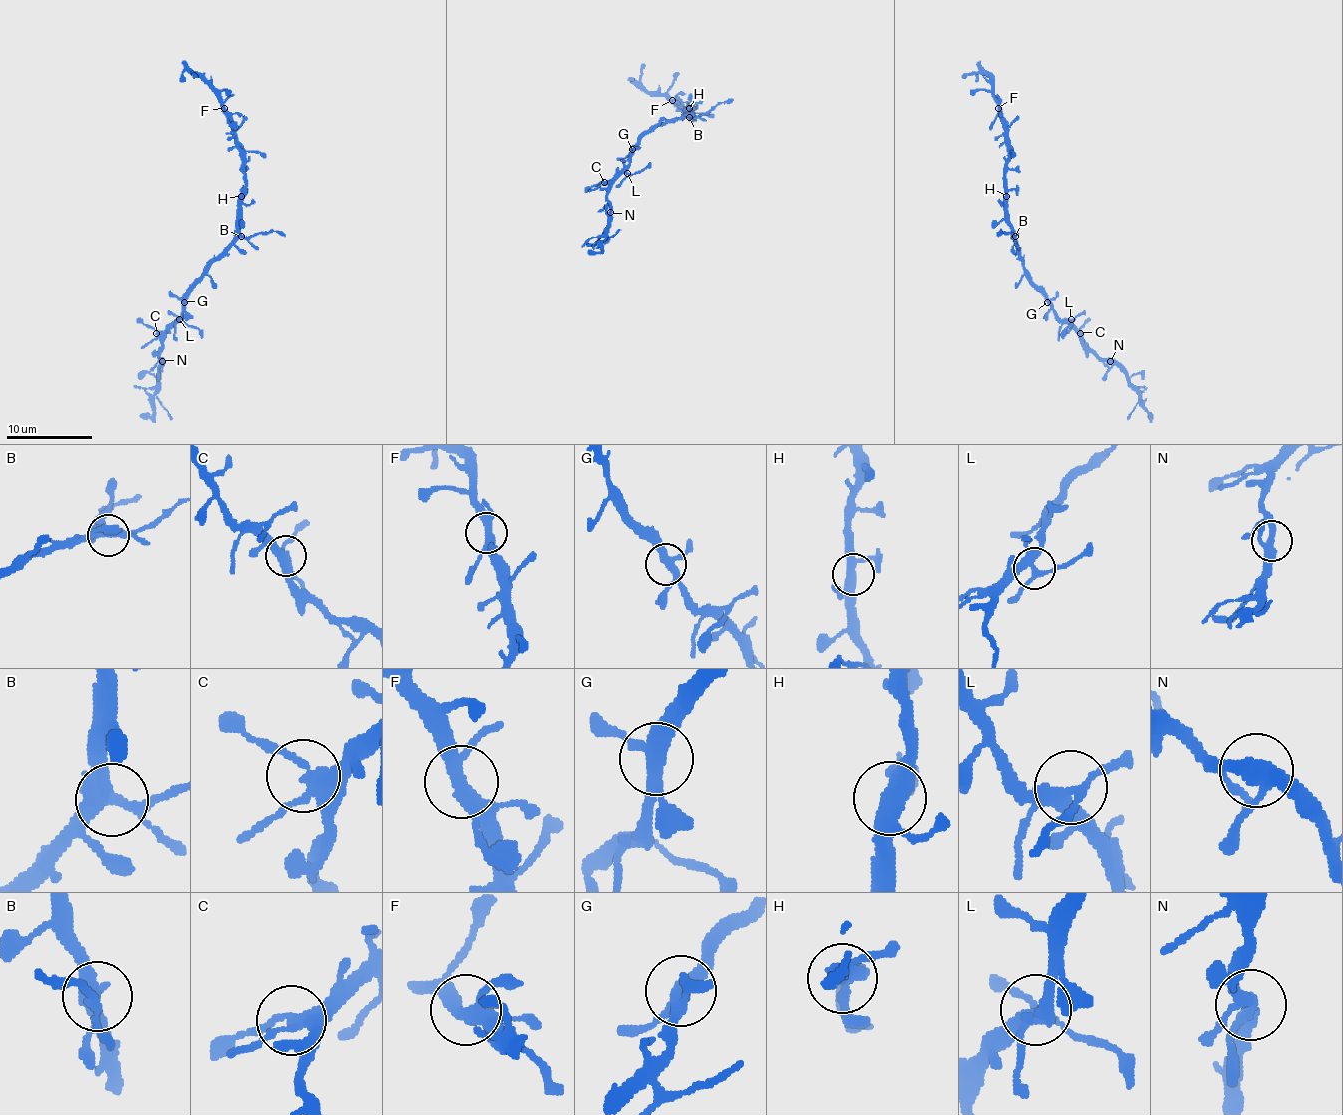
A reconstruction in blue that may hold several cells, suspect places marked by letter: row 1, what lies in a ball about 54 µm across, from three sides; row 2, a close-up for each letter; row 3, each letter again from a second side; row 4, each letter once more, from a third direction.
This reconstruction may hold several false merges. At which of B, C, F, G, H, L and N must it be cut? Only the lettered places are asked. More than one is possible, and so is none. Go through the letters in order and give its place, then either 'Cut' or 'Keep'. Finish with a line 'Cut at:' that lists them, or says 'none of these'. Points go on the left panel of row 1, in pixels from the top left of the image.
B: Place: (241, 236). Cut
C: Place: (156, 333). Keep
F: Place: (224, 108). Keep
G: Place: (184, 302). Keep
H: Place: (241, 196). Keep
L: Place: (179, 319). Cut
N: Place: (162, 361). Keep
Cut at: B, L

